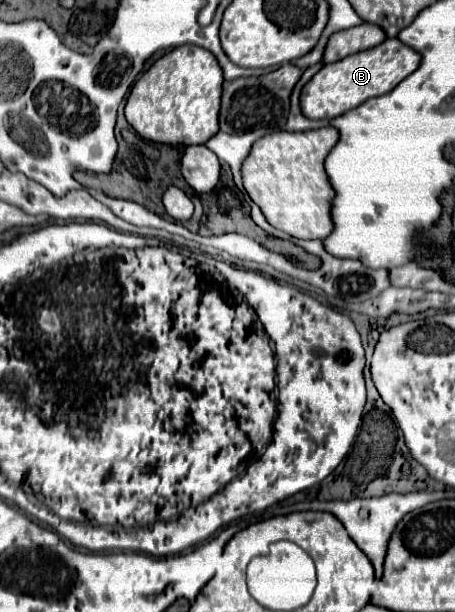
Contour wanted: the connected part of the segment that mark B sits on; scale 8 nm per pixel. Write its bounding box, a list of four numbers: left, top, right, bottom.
[301,39,421,119]

